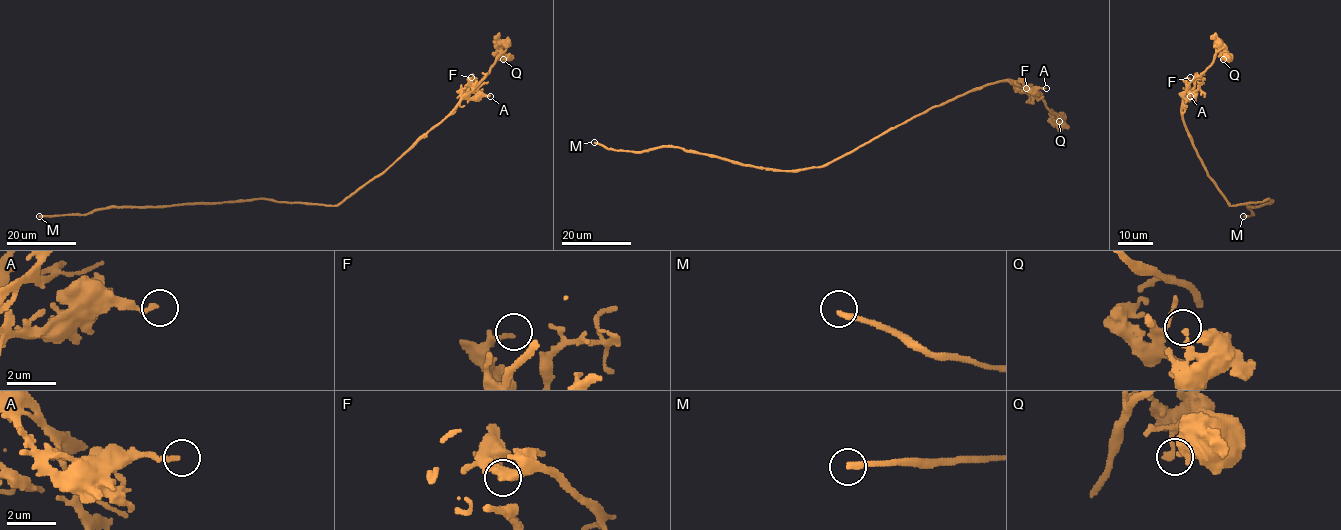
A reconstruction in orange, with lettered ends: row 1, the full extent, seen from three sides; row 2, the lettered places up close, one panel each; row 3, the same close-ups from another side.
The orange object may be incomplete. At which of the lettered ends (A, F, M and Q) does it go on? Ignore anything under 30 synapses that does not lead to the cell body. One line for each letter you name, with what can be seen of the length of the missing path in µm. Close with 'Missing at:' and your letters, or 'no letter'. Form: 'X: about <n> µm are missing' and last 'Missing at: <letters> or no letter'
Missing at: no letter

